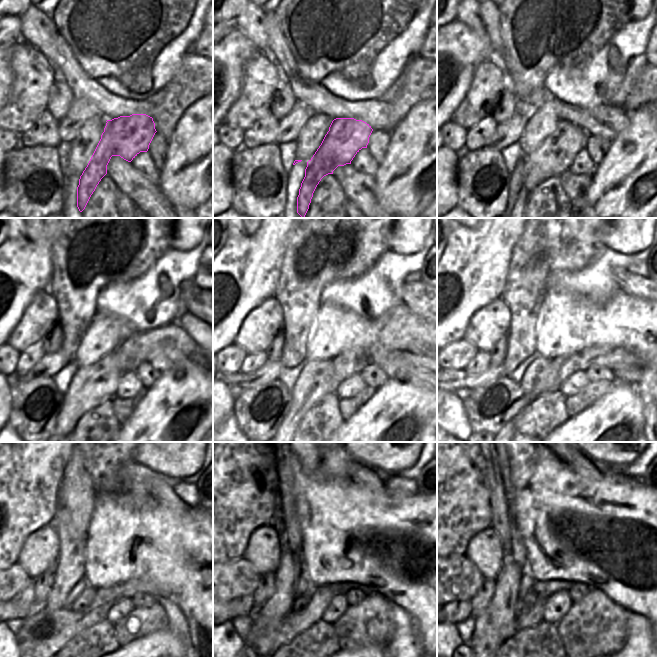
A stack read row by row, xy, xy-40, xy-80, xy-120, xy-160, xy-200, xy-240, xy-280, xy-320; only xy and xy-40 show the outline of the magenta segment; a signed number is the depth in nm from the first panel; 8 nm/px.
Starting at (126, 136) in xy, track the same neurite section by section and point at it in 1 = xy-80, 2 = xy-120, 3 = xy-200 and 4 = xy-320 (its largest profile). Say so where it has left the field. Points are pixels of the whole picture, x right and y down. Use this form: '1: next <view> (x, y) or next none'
1: next xy-80 (554, 155)
2: next xy-120 (90, 385)
3: next xy-200 (539, 368)
4: next xy-320 (521, 607)

